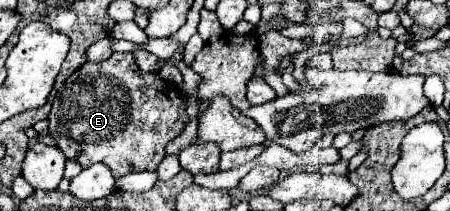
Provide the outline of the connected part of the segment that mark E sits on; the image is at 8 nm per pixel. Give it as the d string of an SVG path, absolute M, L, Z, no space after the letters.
M114 52L108 60L84 64L80 70L68 76L52 104L48 130L66 158L78 160L82 168L88 168L94 162L104 162L112 170L112 176L118 178L128 172L154 170L166 154L166 144L182 134L188 120L186 98L178 86L172 88L172 84L164 84L158 74L142 72L132 52Z

